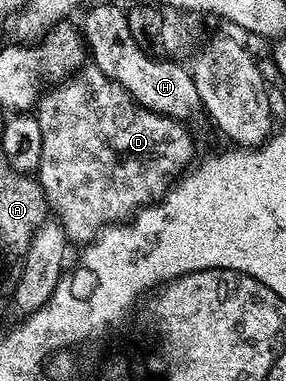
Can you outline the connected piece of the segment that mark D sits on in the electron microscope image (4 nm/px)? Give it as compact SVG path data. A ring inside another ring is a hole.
M85 63L68 79L62 80L52 87L54 89L50 93L45 91L40 94L35 106L35 116L39 123L39 135L43 135L43 155L35 176L41 182L48 208L52 212L53 209L57 212L54 213L56 220L60 221L61 226L65 228L66 238L70 242L81 241L80 243L89 243L102 229L130 220L137 210L144 209L146 205L152 205L154 201L160 201L165 196L170 185L186 169L190 168L191 162L194 160L193 137L185 130L186 126L182 122L176 121L173 117L167 117L164 113L153 113L149 109L144 109L138 101L134 101L130 93L123 91L123 87L119 87L119 83L107 79L107 75L103 75L103 71L99 71L99 67L95 64Z

